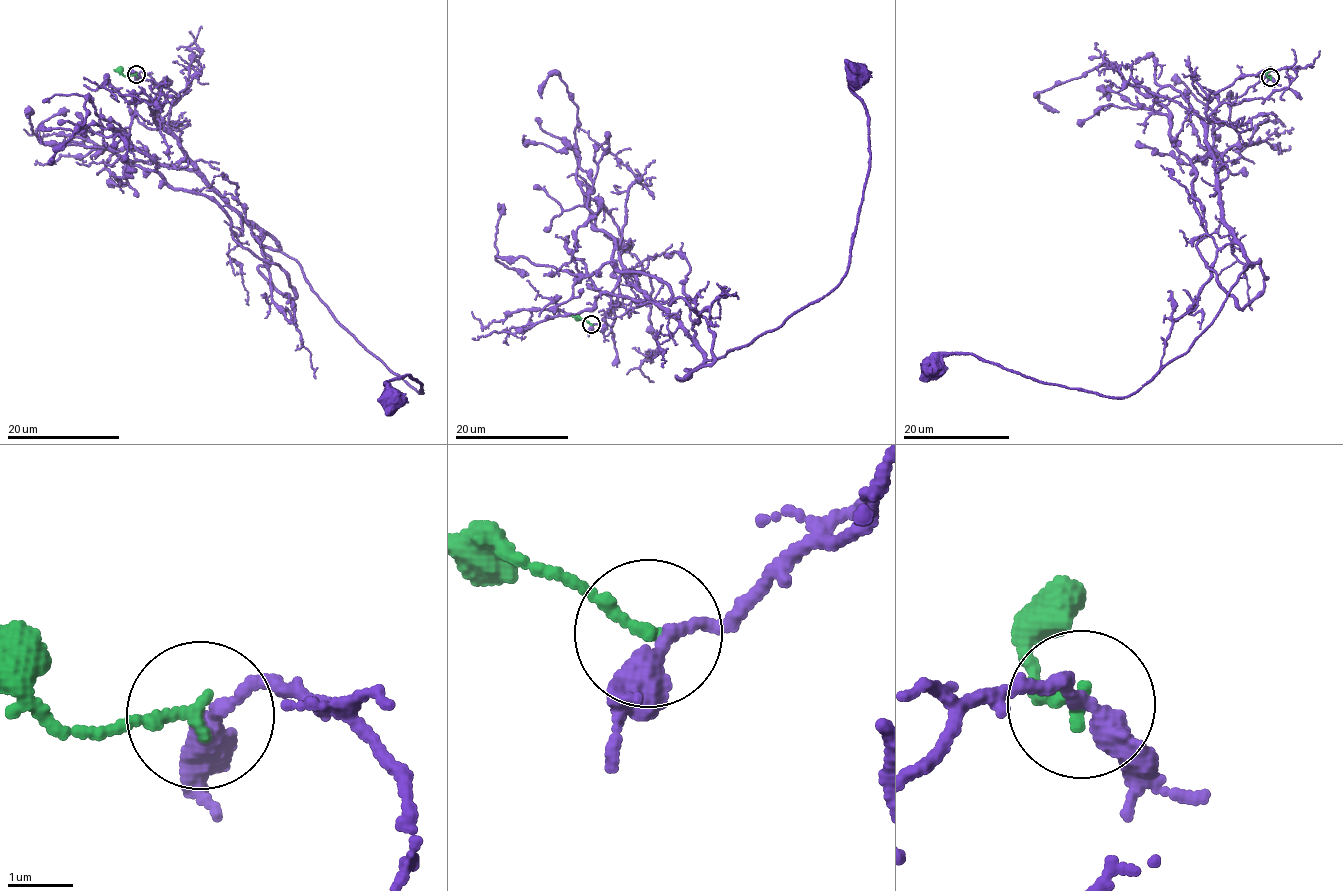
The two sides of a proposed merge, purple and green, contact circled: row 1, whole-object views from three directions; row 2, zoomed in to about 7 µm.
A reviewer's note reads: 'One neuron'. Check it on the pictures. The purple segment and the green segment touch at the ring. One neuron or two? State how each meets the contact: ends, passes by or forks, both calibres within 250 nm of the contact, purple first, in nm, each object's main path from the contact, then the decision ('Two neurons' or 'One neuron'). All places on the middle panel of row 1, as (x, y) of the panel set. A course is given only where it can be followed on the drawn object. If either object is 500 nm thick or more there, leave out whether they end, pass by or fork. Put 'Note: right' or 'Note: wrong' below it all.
At the ring purple passes by. At the ring green ends. Thickness 320 nm (purple) against 200 nm. Course of purple: (592, 325), (621, 303), (626, 274), (707, 360), (828, 295), (846, 272), (869, 171), (856, 73). Course of green: (592, 325), (572, 315). Two neurons
Note: wrong

